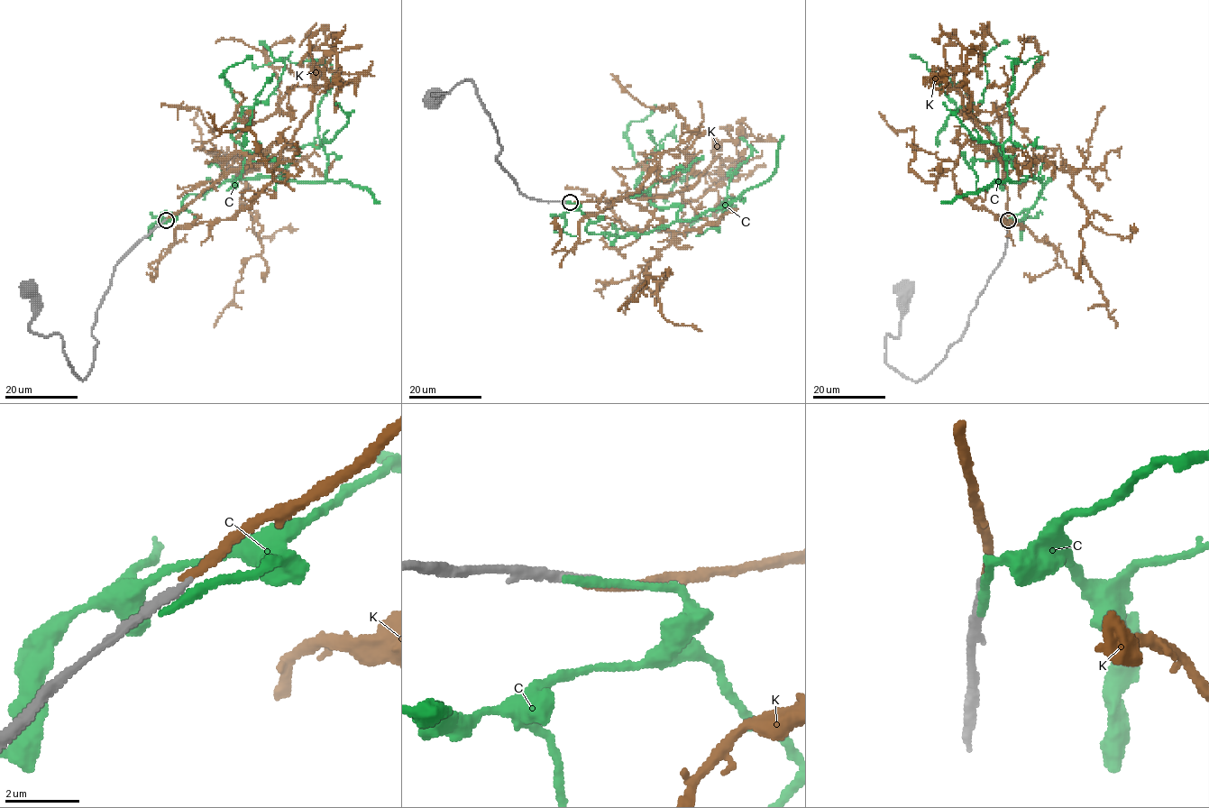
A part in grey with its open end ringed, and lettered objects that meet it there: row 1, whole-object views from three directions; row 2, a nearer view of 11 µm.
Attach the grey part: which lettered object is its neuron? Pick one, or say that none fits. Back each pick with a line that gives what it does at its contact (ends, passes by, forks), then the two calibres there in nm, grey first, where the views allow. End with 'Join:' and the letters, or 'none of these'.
K: it ends; calibres 200 and 240 nm
Join: K

